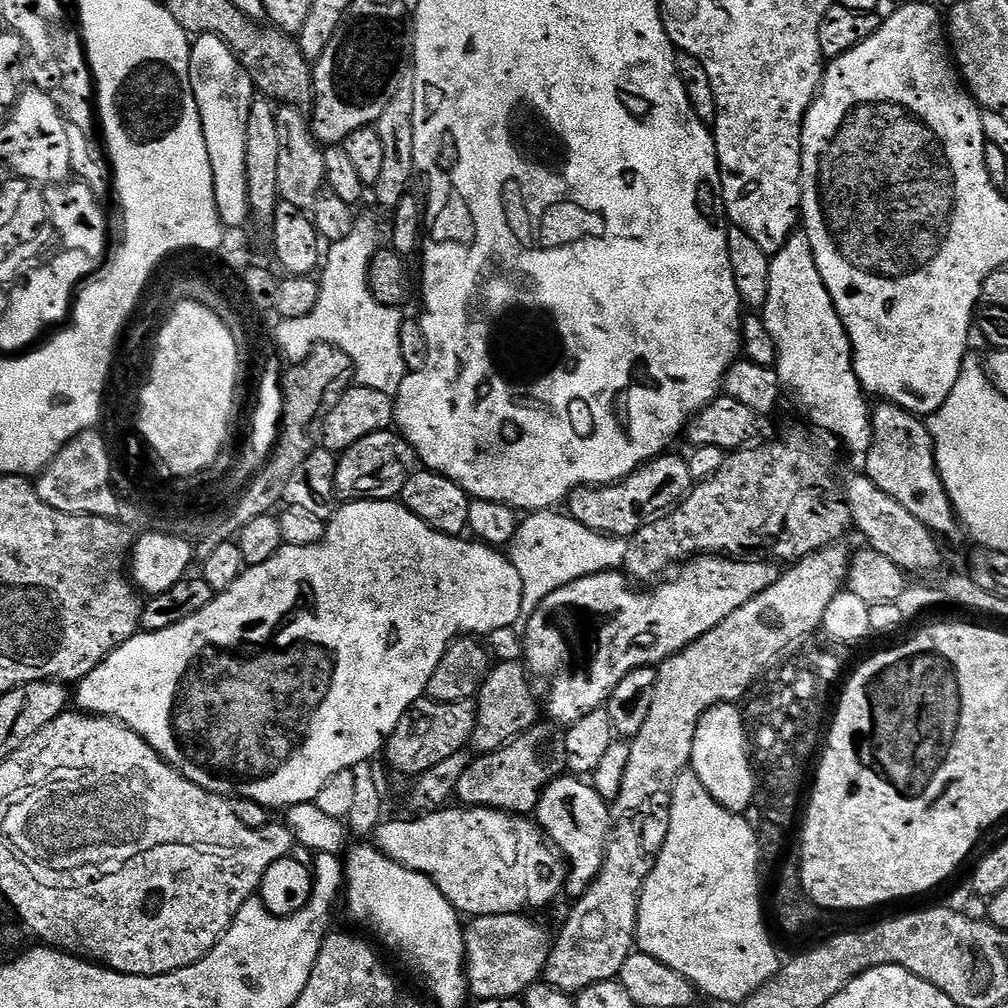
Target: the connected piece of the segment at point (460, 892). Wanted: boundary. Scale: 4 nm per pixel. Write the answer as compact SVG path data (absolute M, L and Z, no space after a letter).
M445 806L439 808L437 812L425 812L417 815L416 820L389 820L385 819L381 822L374 833L374 843L381 852L384 852L394 862L398 862L402 866L410 870L428 876L432 880L434 886L438 888L444 897L456 907L456 911L468 918L477 916L489 916L490 914L524 914L529 910L527 908L544 908L557 895L563 893L564 882L566 879L566 864L558 855L555 848L548 842L548 837L544 831L540 829L539 824L531 819L522 816L513 816L511 812L499 812L493 808L469 808L467 806Z

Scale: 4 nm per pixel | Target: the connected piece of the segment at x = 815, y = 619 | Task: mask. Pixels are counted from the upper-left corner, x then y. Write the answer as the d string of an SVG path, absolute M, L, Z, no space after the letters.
M837 542L829 548L823 548L795 561L789 567L792 569L781 574L774 586L750 598L746 606L738 606L738 610L734 610L734 614L730 614L726 622L718 622L714 630L702 634L702 638L690 642L690 646L686 646L656 668L654 698L650 702L650 711L646 714L642 730L638 730L638 734L631 737L628 759L622 764L624 773L620 776L620 789L616 792L616 801L613 799L610 804L612 825L608 831L608 844L604 848L602 870L588 887L586 894L582 894L582 898L571 905L572 913L561 926L560 933L555 933L544 967L543 983L569 994L578 994L586 990L586 986L619 977L622 962L626 962L626 958L636 948L636 923L644 880L654 870L658 854L666 842L666 834L670 830L672 791L680 775L692 763L694 730L698 730L702 714L719 704L736 704L740 699L743 701L749 695L748 687L752 683L753 687L779 661L776 659L787 648L794 647L803 636L821 631L830 602L845 587L848 579L850 552L844 546Z

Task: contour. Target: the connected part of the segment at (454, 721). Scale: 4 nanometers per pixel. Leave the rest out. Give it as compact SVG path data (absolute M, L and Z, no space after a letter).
M427 698L415 700L388 739L388 764L407 778L421 776L430 766L438 766L438 762L465 751L471 745L475 725L476 706L472 700L453 704L439 704Z

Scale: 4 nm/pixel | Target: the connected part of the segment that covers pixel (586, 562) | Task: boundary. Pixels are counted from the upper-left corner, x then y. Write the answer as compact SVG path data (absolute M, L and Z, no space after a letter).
M560 510L533 512L519 521L506 555L522 578L522 613L531 614L554 590L599 572L623 569L627 540L591 532L582 522Z

